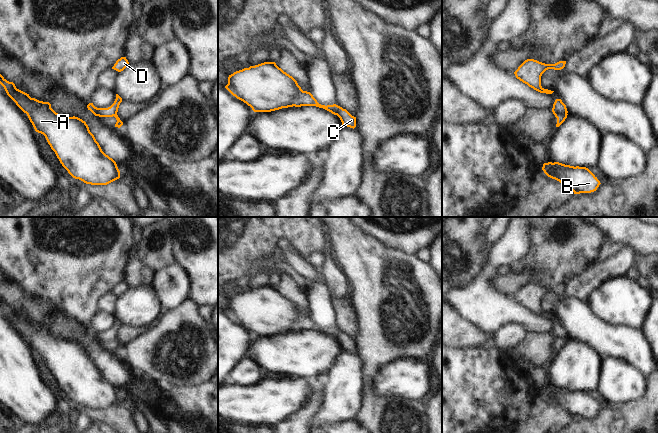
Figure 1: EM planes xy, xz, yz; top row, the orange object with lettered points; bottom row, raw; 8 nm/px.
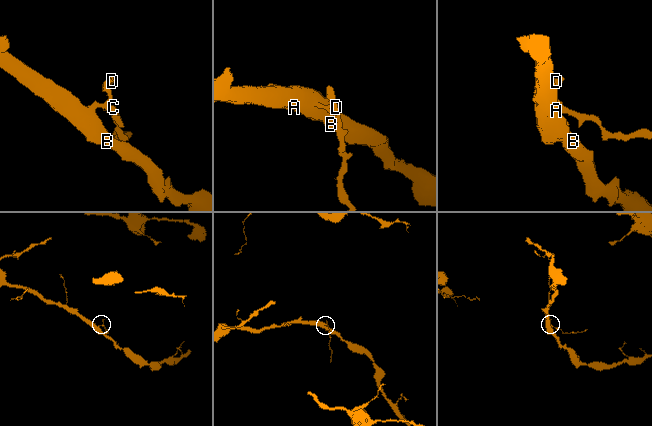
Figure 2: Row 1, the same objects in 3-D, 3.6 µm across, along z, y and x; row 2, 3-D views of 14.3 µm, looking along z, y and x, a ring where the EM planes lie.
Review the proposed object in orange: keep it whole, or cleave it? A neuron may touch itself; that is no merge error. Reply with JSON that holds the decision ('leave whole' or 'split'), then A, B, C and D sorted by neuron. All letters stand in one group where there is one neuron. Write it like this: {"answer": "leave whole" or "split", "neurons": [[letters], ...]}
{"answer": "split", "neurons": [["A", "B", "D"], ["C"]]}

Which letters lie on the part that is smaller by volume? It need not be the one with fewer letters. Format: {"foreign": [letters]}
{"foreign": ["C"]}

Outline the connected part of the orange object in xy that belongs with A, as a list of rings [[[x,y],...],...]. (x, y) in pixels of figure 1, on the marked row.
[[[0,74],[0,84],[27,114],[36,132],[45,136],[62,166],[86,184],[107,185],[120,178],[116,162],[106,155],[85,121],[56,113],[49,102],[31,98]]]

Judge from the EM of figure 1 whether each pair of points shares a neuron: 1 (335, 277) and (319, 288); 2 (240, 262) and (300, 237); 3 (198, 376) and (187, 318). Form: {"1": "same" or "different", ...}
{"1": "different", "2": "same", "3": "same"}

